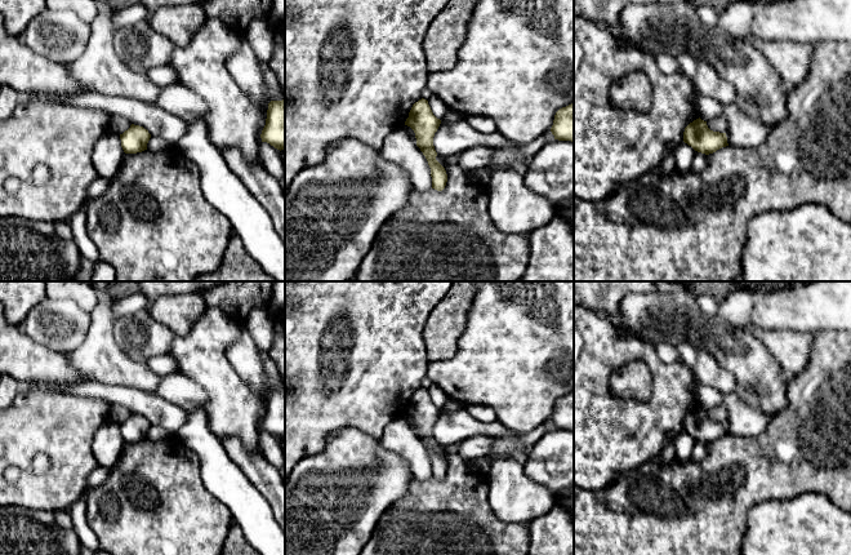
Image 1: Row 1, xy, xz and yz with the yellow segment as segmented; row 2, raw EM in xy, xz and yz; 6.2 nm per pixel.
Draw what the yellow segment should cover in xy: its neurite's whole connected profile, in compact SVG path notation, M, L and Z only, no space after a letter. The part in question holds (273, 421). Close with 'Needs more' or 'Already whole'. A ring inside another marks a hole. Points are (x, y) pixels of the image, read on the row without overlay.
M285 388L268 392L266 414L260 427L262 431L267 431L280 440L285 438Z. Already whole

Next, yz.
M700 407L690 412L683 421L683 431L695 440L709 444L729 435L726 422L713 421Z. Already whole

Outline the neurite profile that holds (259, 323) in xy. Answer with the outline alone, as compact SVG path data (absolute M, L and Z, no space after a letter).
M268 308L251 310L244 321L248 332L251 334L263 363L263 368L271 390L285 388L277 365L269 356L269 348L273 342L273 314Z

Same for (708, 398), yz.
M699 386L698 403L704 410L722 405L723 394L710 386Z

